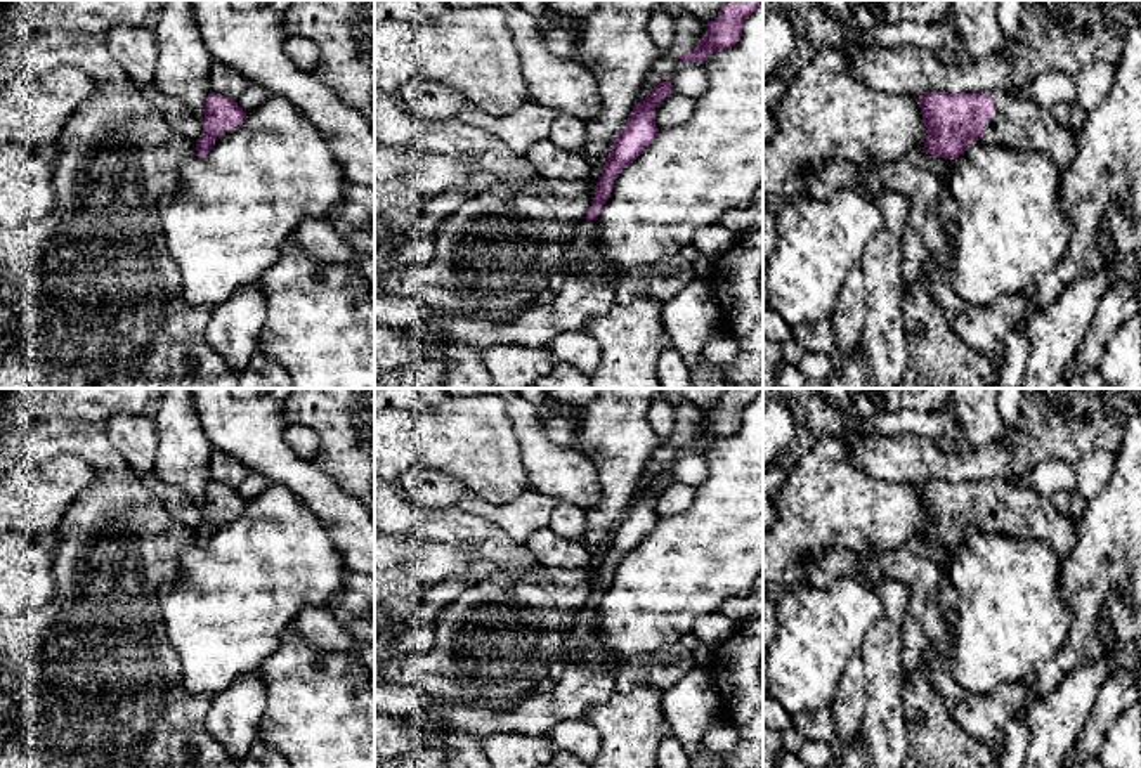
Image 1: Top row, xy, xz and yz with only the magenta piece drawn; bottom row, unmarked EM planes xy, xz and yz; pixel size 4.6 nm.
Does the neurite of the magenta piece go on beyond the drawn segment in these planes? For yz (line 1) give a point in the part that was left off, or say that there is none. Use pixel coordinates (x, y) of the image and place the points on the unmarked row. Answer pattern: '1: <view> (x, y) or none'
1: yz (1017, 512)

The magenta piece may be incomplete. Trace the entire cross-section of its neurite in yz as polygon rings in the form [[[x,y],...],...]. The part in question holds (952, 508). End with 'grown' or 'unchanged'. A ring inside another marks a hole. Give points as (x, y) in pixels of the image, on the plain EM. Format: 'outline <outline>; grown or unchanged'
outline [[[1013,482],[919,484],[928,527],[921,541],[947,548],[964,543],[971,529],[983,534],[1006,534],[1047,541],[1060,556],[1075,544],[1075,520],[1061,515],[1047,496],[1021,489]]]; grown

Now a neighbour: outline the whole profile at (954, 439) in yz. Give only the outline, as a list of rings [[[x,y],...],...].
[[[957,425],[950,426],[940,439],[936,439],[938,446],[950,447],[954,451],[971,449],[962,435],[962,428]]]

